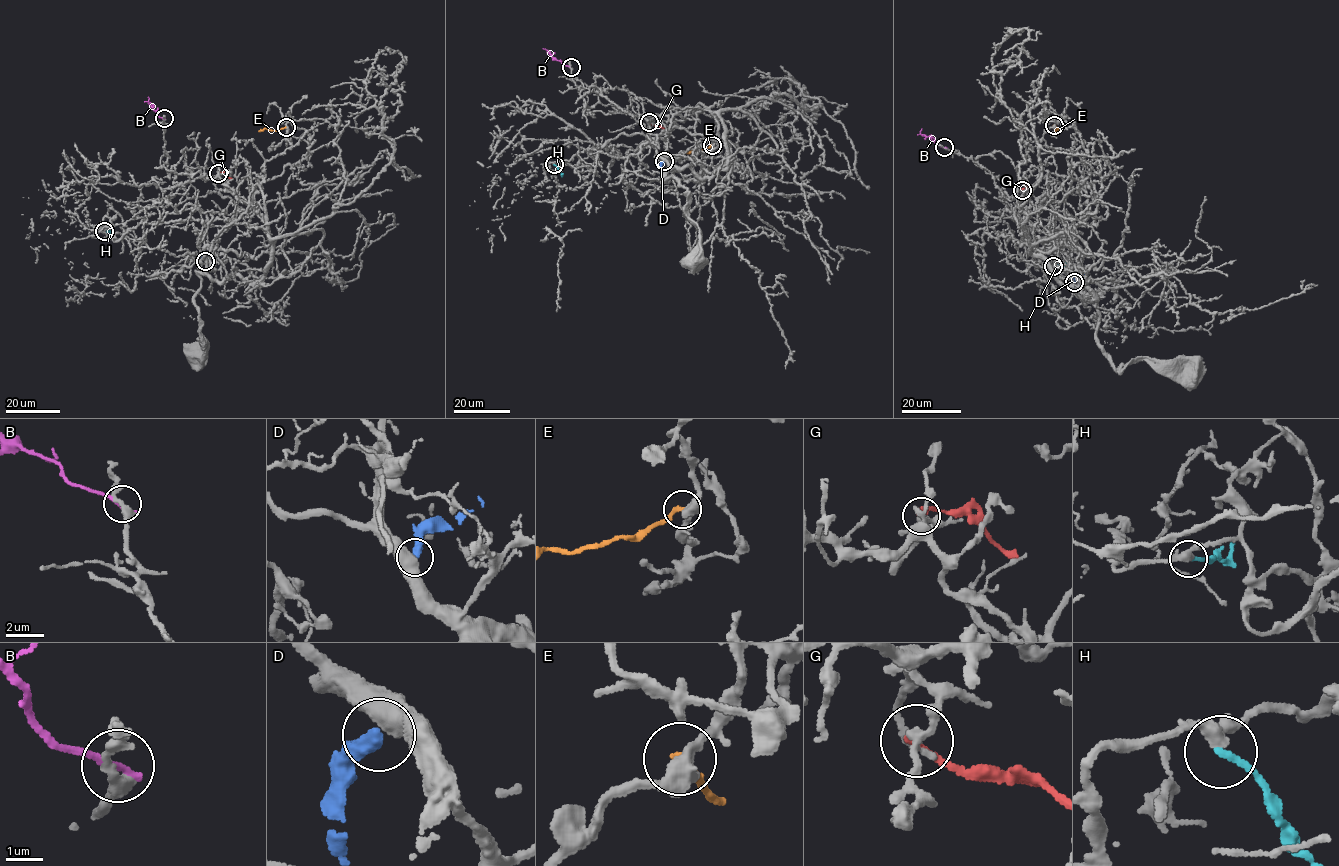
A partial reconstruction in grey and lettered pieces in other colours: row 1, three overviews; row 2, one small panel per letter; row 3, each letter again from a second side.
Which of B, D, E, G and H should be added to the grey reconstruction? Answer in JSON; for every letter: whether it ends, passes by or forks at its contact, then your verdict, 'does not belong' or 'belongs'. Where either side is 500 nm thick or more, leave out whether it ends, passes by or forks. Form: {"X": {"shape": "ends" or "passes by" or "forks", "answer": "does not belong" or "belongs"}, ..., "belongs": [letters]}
{"B": {"shape": "ends", "answer": "does not belong"}, "D": {"answer": "does not belong"}, "E": {"shape": "ends", "answer": "does not belong"}, "G": {"shape": "ends", "answer": "does not belong"}, "H": {"shape": "ends", "answer": "belongs"}, "belongs": ["H"]}

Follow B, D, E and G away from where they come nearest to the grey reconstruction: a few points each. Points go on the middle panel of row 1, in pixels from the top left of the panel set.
B: (570, 67), (548, 50), (546, 53)
D: (664, 161), (659, 173)
E: (712, 145), (686, 152)
G: (649, 122), (666, 127)

